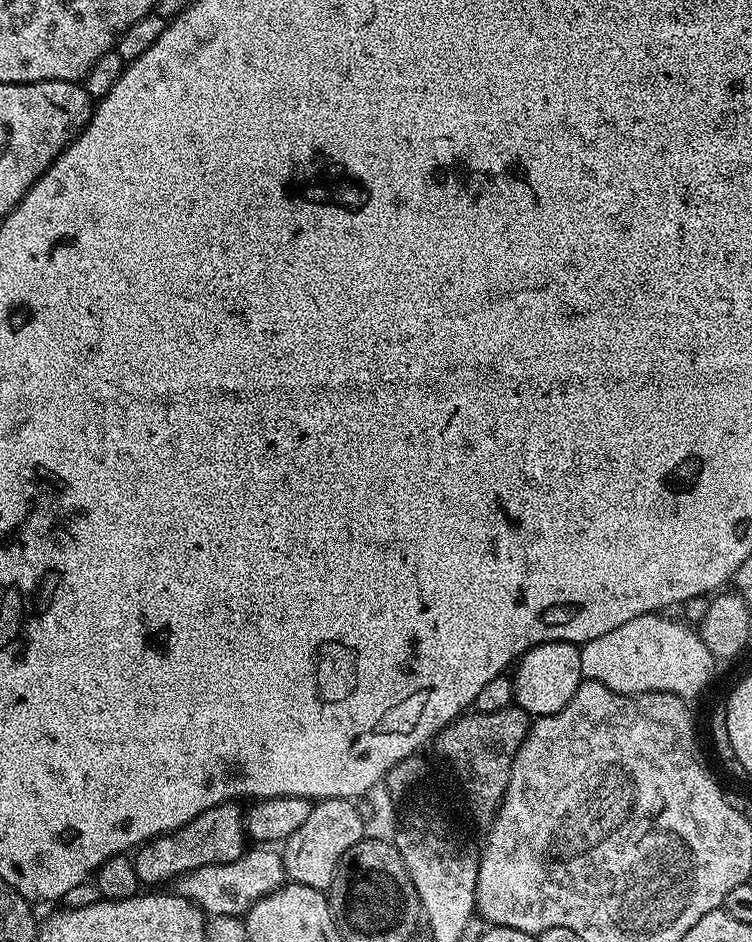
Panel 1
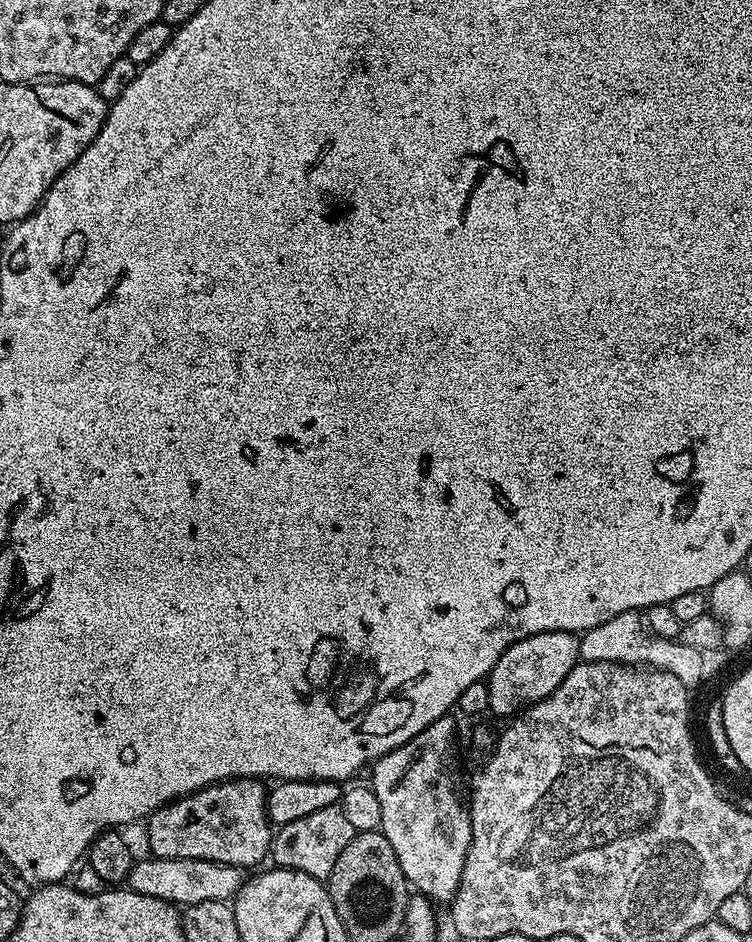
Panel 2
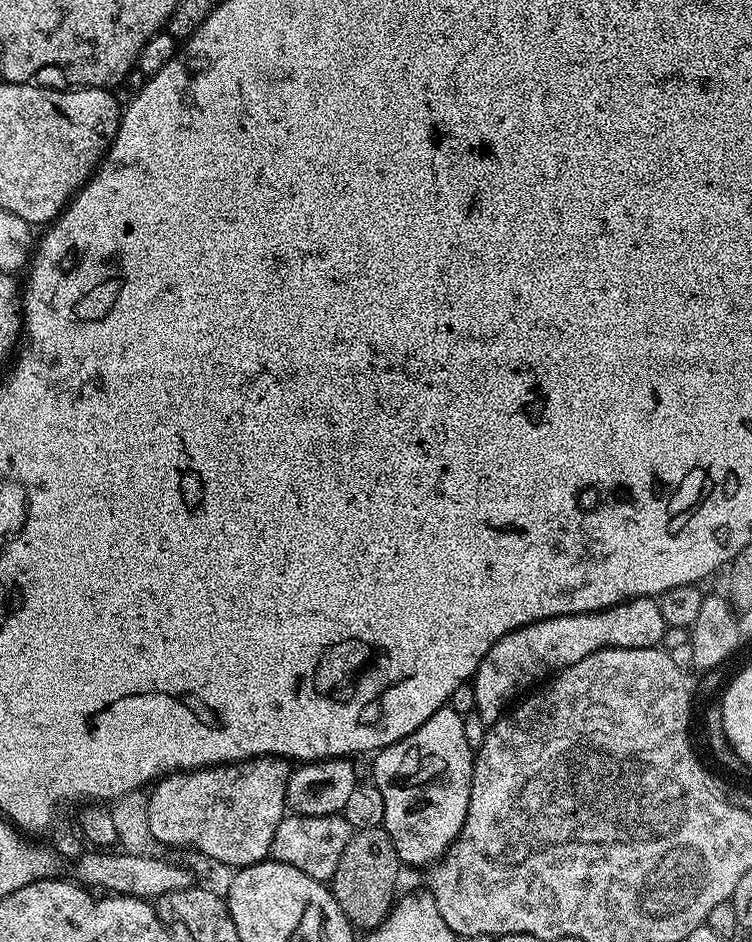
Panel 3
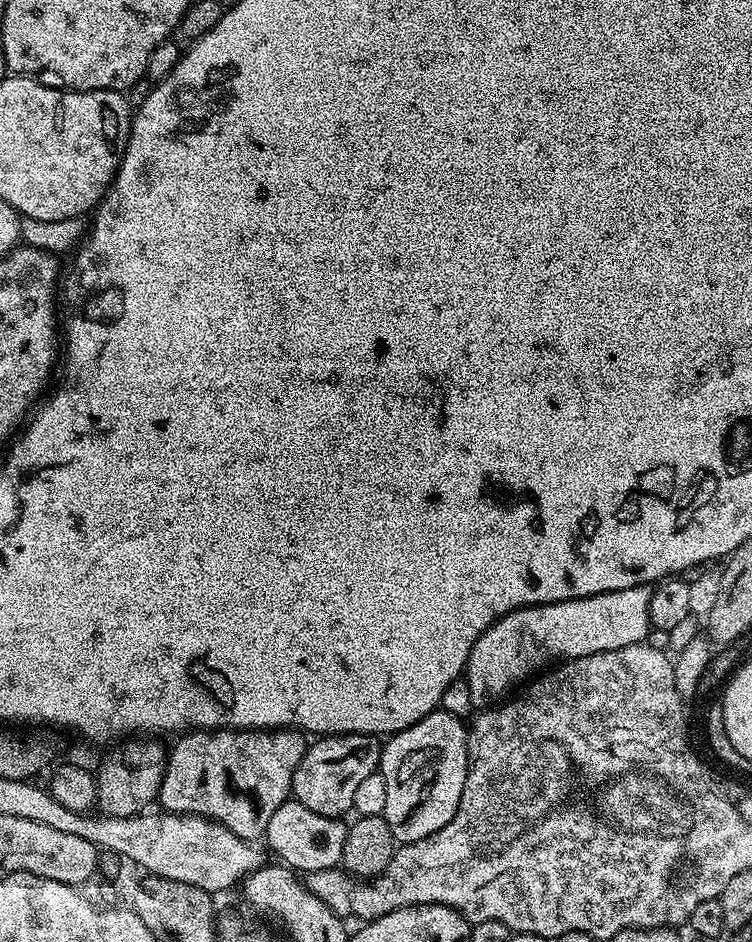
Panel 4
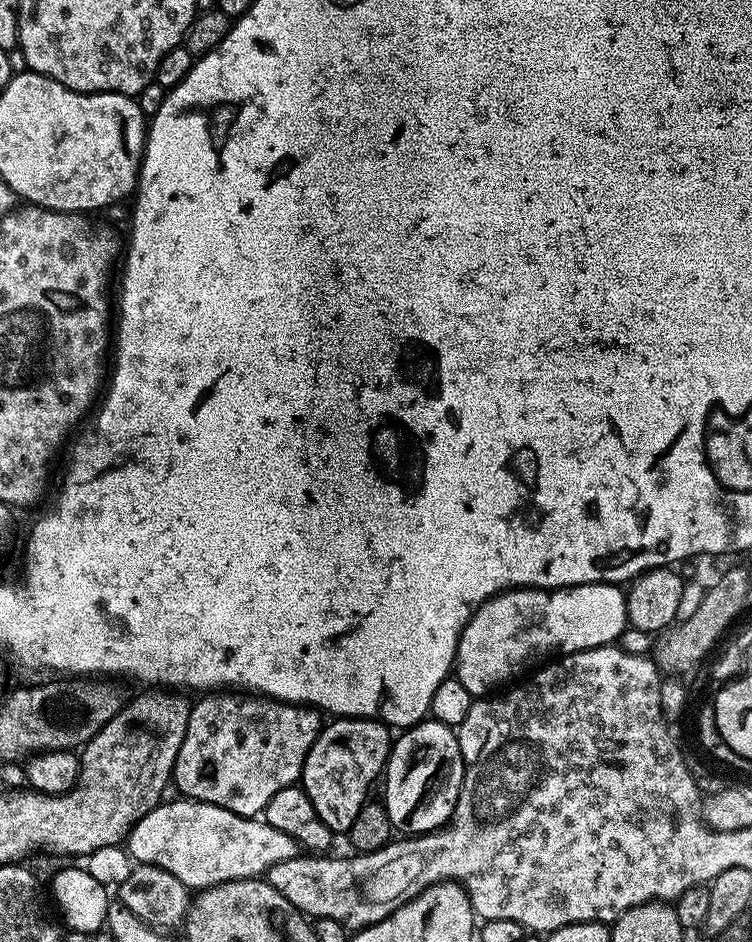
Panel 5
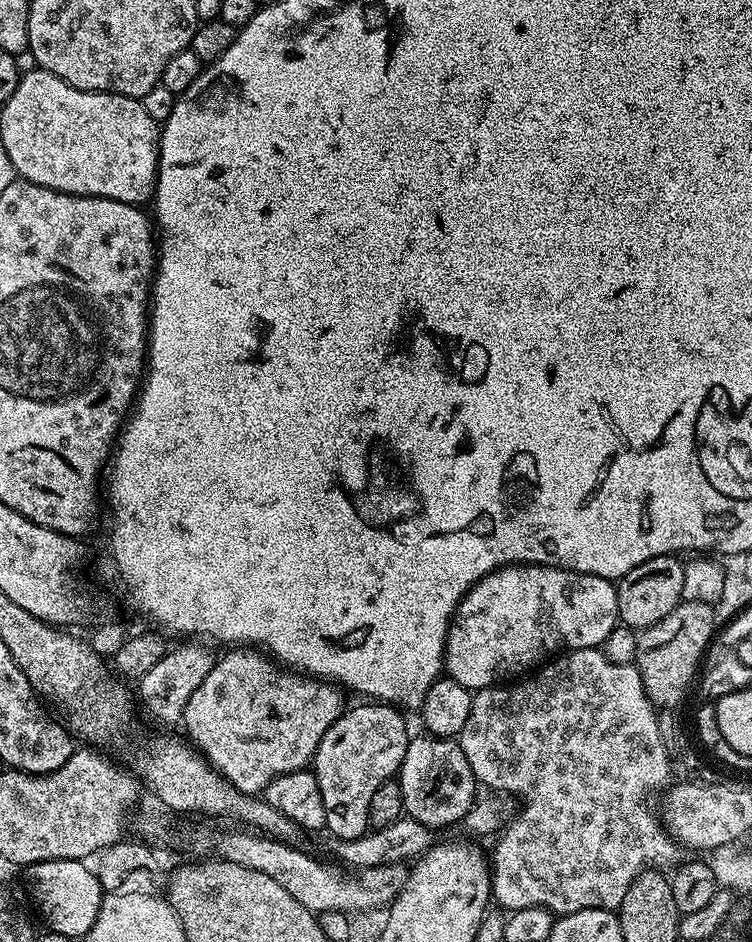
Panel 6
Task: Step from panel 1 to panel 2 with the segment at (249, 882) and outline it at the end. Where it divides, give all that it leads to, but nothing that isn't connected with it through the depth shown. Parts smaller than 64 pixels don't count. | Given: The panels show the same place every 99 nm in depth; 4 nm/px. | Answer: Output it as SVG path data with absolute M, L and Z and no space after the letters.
M147 858L133 863L126 884L131 891L150 898L165 900L168 904L187 906L200 902L228 902L244 884L245 873L229 864L190 858Z

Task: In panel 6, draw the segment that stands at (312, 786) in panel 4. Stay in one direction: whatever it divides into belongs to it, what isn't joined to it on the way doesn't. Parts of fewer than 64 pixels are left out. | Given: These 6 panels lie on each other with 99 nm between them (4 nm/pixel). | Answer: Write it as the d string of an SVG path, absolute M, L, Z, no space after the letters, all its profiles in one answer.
M360 703L364 704L349 712L341 711L326 734L322 734L310 765L324 807L324 828L339 839L356 839L367 831L370 798L380 784L399 773L410 739L401 713L393 705Z

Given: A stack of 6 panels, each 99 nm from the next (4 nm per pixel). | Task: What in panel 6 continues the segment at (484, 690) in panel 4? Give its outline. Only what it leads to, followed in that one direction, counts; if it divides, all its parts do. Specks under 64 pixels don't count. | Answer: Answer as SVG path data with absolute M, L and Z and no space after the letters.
M507 564L486 574L483 580L472 585L467 596L460 597L444 638L442 668L459 684L495 686L502 678L515 677L516 668L531 669L532 660L538 659L540 652L560 654L566 646L601 645L613 627L613 581L597 580L585 572L566 572L545 564Z

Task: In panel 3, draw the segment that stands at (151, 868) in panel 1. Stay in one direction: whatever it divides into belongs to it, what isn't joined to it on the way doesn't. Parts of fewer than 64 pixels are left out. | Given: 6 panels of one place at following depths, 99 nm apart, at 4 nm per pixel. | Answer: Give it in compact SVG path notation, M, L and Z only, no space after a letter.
M254 756L250 760L238 760L234 764L214 764L211 768L194 768L191 772L173 772L170 776L162 776L151 785L147 793L149 802L149 828L150 834L157 845L169 844L172 848L193 848L220 864L229 864L232 870L239 870L258 863L259 860L269 859L274 842L274 830L278 822L286 815L288 803L288 779L292 773L293 765L283 756Z

